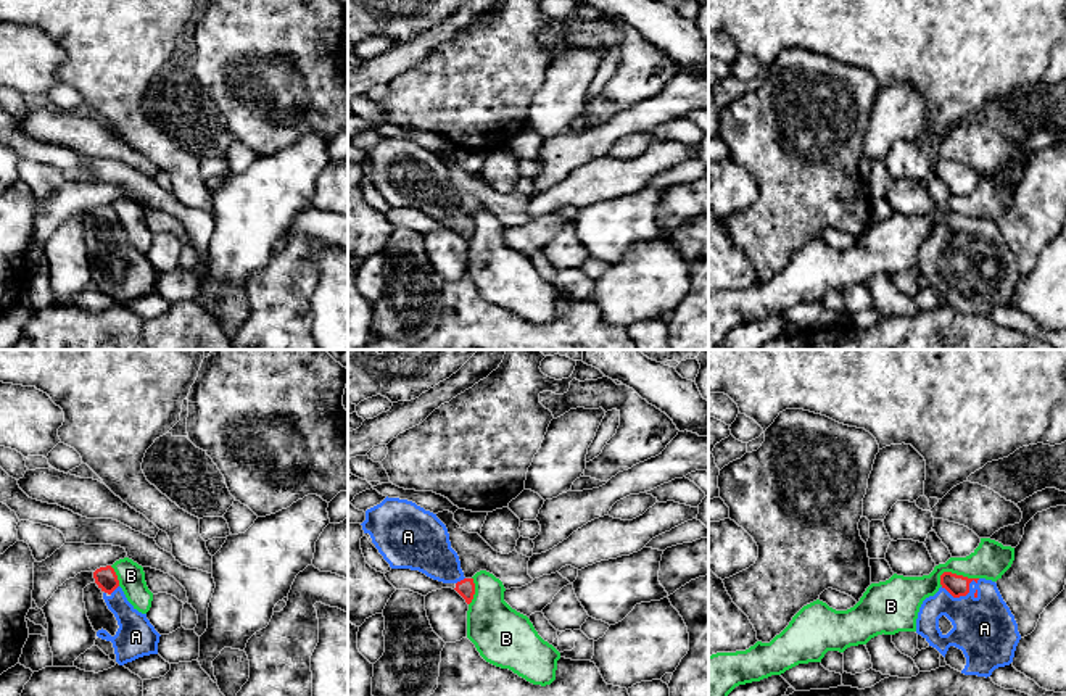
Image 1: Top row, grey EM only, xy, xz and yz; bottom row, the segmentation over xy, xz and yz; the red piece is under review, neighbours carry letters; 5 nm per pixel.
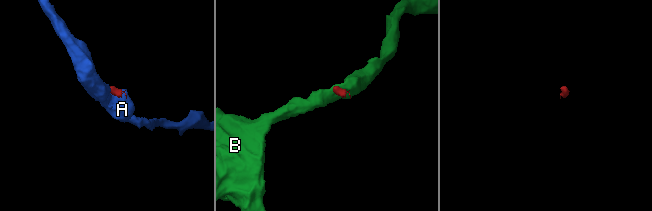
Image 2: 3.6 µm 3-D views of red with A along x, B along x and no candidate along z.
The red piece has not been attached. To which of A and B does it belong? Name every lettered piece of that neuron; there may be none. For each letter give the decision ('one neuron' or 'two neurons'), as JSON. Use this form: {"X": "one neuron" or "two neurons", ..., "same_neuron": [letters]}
{"A": "one neuron", "B": "two neurons", "same_neuron": ["A"]}

